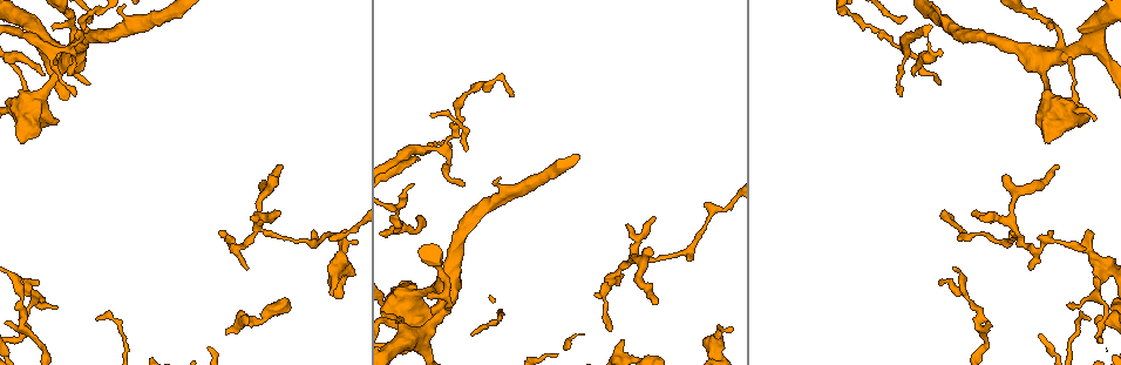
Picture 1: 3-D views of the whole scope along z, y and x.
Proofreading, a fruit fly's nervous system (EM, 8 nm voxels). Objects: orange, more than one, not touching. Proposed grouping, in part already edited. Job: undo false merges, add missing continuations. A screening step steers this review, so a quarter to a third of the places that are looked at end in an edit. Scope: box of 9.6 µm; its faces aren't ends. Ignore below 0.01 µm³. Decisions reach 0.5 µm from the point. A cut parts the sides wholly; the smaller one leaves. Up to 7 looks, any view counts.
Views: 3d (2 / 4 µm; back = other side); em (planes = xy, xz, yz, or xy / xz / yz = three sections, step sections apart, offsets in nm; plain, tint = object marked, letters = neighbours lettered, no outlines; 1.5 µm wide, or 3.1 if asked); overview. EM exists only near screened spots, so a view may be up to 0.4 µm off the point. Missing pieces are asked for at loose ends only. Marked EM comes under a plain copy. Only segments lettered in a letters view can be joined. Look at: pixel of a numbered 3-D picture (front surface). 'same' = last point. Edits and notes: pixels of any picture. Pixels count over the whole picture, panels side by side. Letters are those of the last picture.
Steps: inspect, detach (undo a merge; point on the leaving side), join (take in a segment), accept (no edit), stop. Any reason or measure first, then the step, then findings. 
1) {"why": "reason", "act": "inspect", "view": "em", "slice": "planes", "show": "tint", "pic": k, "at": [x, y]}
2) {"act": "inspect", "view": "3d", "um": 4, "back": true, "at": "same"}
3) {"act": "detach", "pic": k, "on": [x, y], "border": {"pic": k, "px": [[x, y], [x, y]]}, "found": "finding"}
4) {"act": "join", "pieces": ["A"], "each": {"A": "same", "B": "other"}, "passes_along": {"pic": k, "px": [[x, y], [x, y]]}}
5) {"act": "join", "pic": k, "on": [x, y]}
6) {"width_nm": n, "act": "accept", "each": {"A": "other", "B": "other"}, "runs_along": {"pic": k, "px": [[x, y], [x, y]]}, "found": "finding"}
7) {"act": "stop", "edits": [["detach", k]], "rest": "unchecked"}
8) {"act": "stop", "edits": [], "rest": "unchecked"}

{"why": "tapers out", "act": "inspect", "view": "em", "slice": "planes", "show": "letters", "pic": 1, "at": [610, 328]}

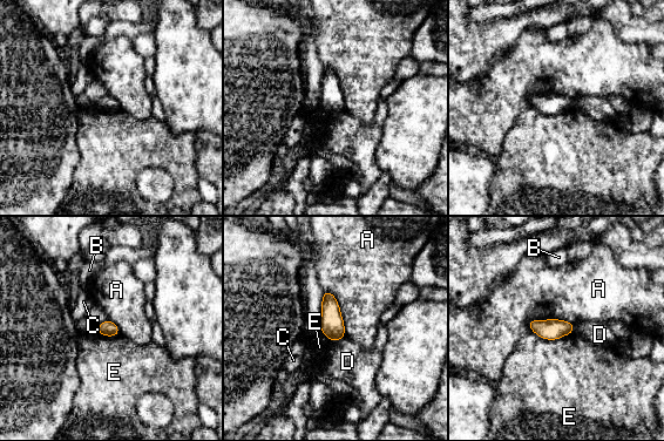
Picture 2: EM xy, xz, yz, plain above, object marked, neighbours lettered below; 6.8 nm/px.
{"width_nm": 100, "act": "accept", "each": {"A": "other", "B": "other", "C": "other", "D": "other", "E": "other"}, "border": {"pic": 2, "px": [[574, 330], [555, 339], [533, 331]]}, "found": "no lettered segment goes on from it"}

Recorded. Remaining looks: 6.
{"why": "thin end", "act": "inspect", "view": "em", "slice": "xy", "step": 4, "show": "tint", "pic": 1, "at": [1087, 231]}

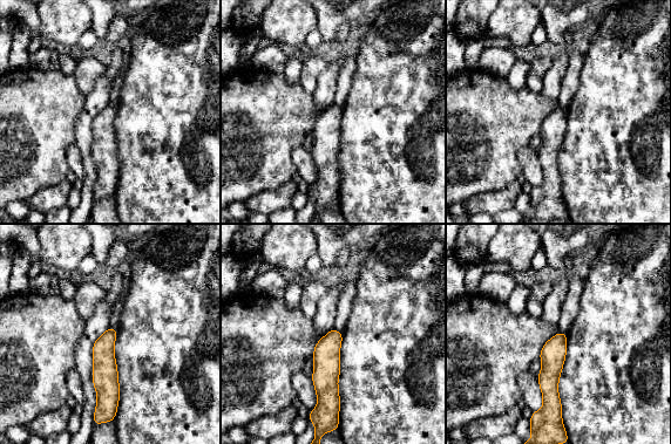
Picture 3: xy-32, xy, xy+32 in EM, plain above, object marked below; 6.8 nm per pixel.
{"act": "inspect", "view": "em", "slice": "planes", "show": "letters", "at": "same"}

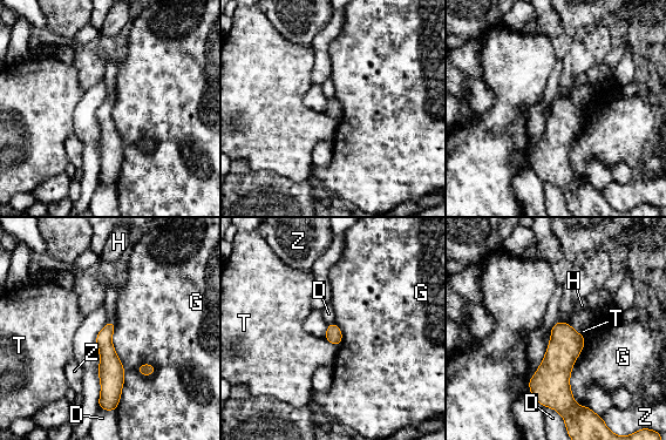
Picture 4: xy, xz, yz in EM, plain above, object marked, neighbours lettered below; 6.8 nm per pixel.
{"act": "accept", "each": {"D": "other", "G": "other", "H": "other", "T": "other", "Z": "other"}, "border": {"pic": 4, "px": [[114, 320], [123, 367], [115, 410]]}, "found": "none of them fits"}

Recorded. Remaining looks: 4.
{"why": "end of a long branch", "act": "inspect", "view": "3d", "um": 4, "pic": 1, "at": [912, 75]}

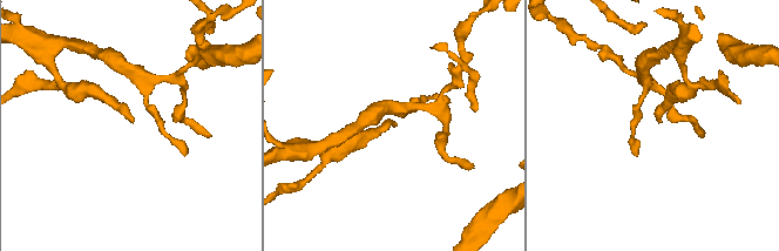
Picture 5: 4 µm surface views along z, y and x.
{"why": "need the tissue", "act": "inspect", "view": "em", "slice": "planes", "show": "letters", "pic": 5, "at": [133, 121]}

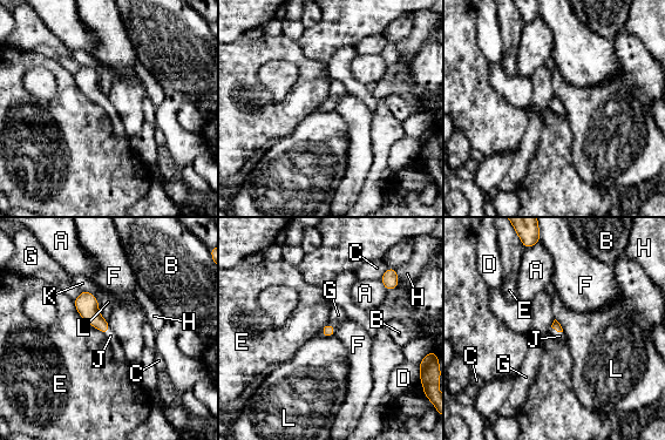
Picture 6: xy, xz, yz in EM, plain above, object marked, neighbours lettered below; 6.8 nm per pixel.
{"act": "join", "pieces": ["J"], "each": {"A": "other", "B": "other", "C": "other", "D": "other", "E": "other", "F": "other", "G": "other", "H": "other", "J": "same", "K": "other", "L": "other"}, "passes_along": {"pic": 6, "px": [[556, 325], [557, 331], [560, 336]]}, "found": "it goes on there"}

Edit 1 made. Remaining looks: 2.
{"act": "stop", "edits": [["join", 6]], "rest": "unchecked"}

